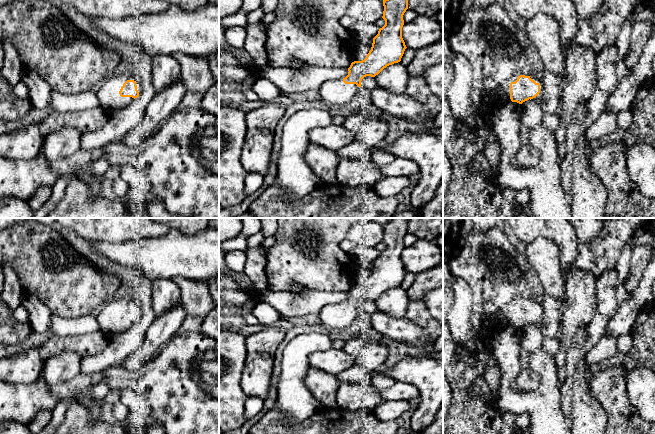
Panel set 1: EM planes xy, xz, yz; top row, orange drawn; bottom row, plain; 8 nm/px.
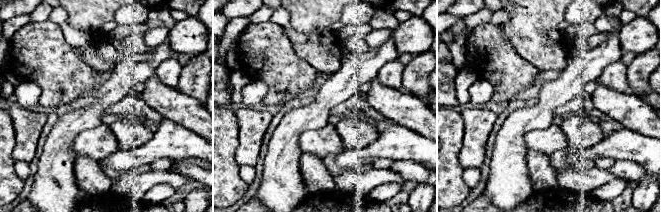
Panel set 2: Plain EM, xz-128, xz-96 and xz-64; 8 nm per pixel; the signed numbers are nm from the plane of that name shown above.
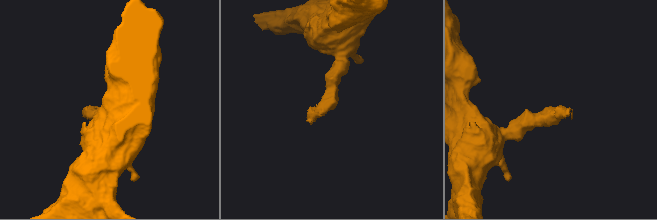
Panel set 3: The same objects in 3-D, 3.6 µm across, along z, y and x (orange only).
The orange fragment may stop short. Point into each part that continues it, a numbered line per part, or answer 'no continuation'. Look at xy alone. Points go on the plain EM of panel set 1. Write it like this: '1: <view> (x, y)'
1: xy (110, 324)

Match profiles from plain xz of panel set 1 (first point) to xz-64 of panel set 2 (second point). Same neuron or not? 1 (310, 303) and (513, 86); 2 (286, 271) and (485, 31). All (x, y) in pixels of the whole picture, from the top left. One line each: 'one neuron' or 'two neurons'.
1: two neurons
2: two neurons

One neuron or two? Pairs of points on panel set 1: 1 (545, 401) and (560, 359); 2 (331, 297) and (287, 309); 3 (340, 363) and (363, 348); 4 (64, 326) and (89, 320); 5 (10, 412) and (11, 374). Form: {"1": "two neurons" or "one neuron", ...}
{"1": "two neurons", "2": "one neuron", "3": "two neurons", "4": "one neuron", "5": "two neurons"}

